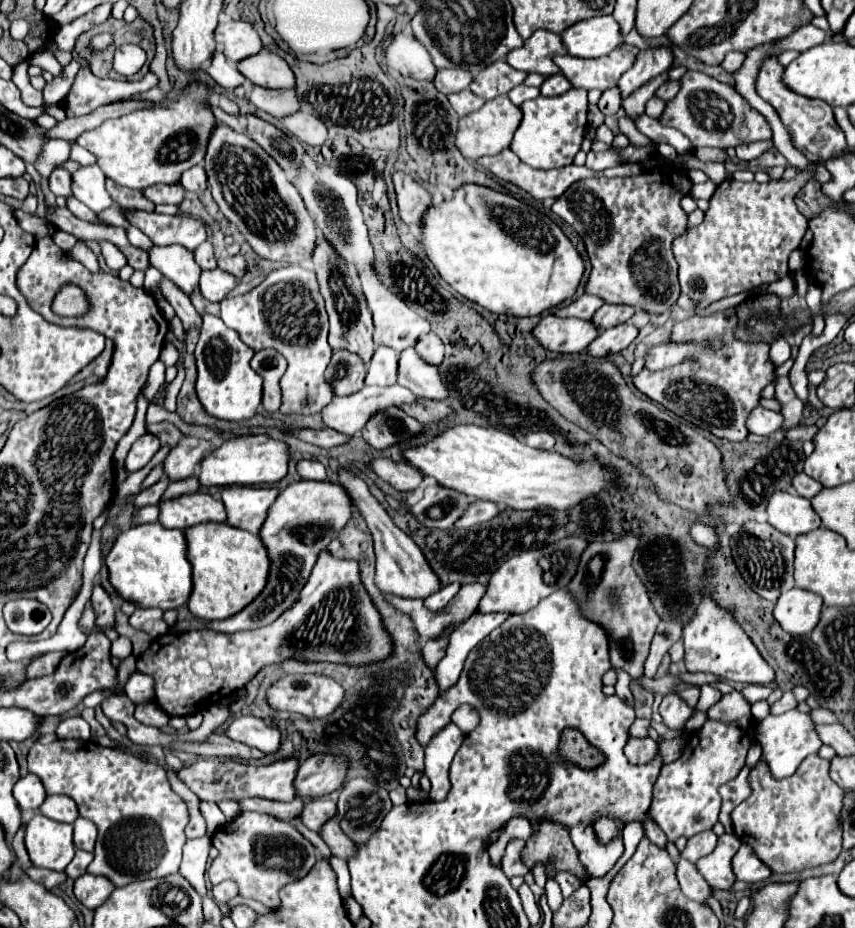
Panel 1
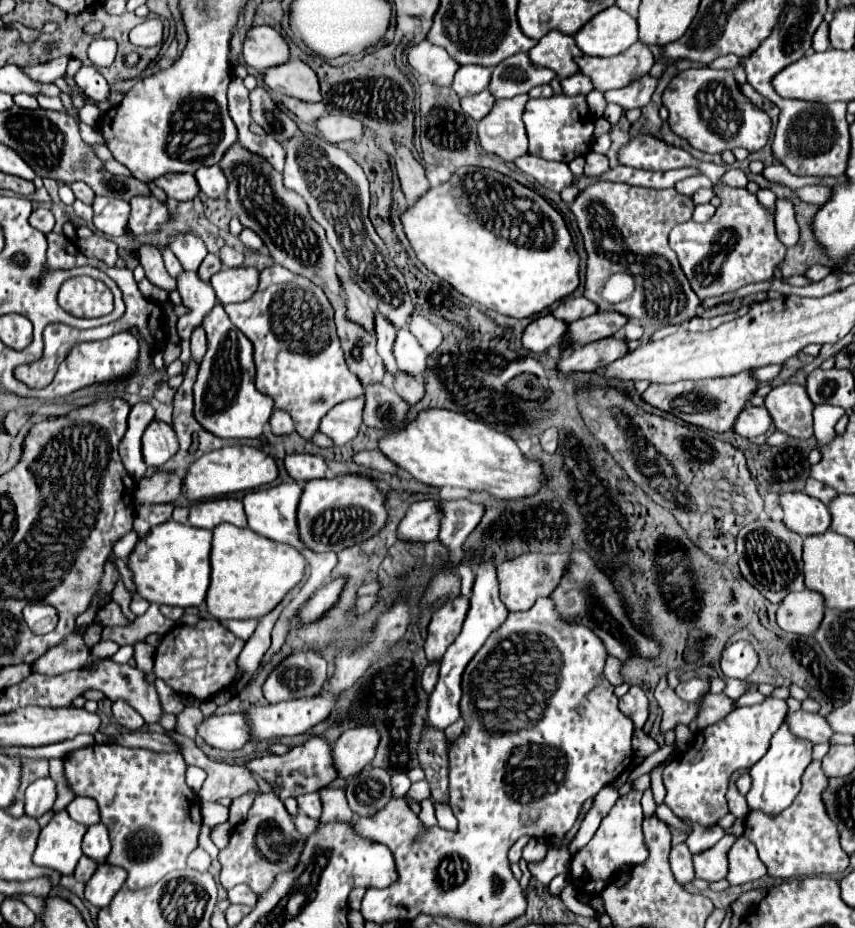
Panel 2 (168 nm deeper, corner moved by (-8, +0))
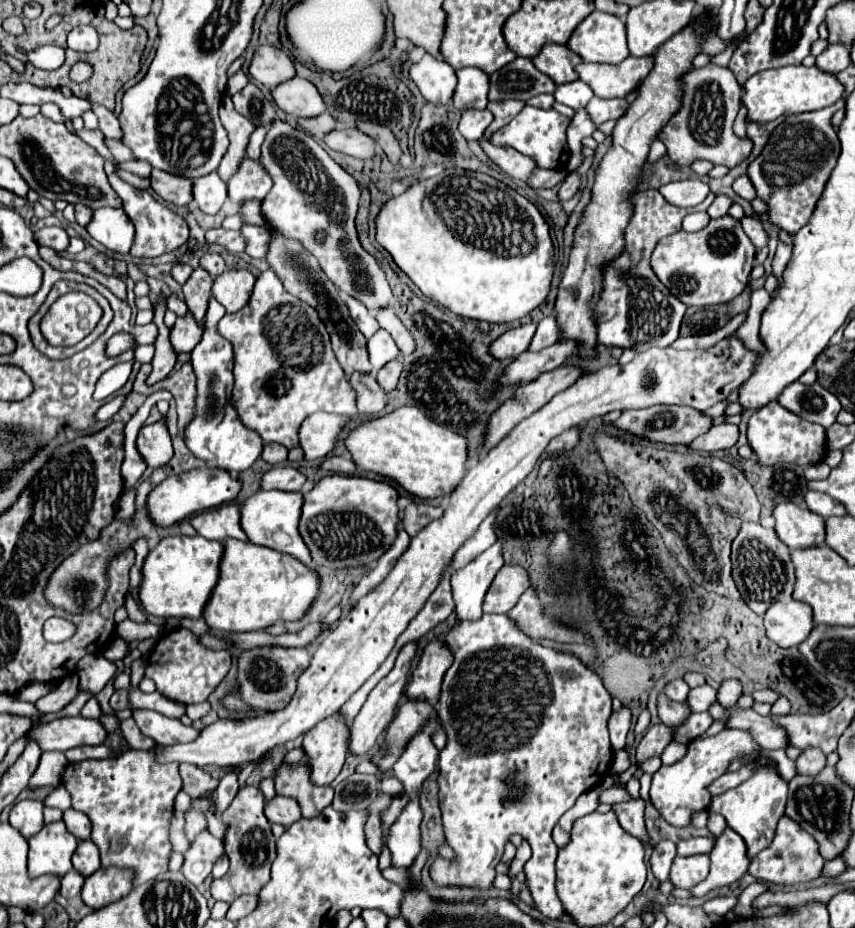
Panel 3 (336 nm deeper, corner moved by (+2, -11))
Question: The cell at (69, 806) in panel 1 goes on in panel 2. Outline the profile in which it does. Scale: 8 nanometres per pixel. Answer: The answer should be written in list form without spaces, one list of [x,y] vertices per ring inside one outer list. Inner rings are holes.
[[[77,796],[73,798],[67,808],[69,816],[75,820],[75,822],[81,822],[83,826],[91,826],[91,824],[97,824],[99,822],[99,810],[97,810],[97,802],[93,798],[85,798],[85,796]]]

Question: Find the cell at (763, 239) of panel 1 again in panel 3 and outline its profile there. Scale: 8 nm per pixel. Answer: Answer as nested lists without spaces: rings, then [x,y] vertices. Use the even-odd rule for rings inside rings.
[[[723,215],[721,219],[709,221],[707,227],[695,233],[679,231],[675,235],[669,235],[661,239],[651,255],[651,269],[655,269],[657,279],[685,305],[717,305],[717,303],[727,303],[735,299],[749,283],[749,273],[753,269],[753,257],[755,257],[755,247],[749,241],[749,237],[743,233],[741,223],[733,219],[731,215]]]

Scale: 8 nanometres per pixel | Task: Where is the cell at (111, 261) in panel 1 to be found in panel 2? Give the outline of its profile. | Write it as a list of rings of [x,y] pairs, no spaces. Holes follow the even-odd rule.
[[[95,196],[93,200],[93,224],[107,236],[123,236],[129,216],[129,204],[107,196]]]

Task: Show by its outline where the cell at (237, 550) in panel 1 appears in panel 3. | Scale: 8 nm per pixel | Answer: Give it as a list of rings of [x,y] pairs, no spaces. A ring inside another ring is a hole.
[[[227,539],[221,577],[203,619],[213,633],[247,633],[267,629],[277,621],[299,621],[315,603],[319,585],[319,573],[295,557],[249,541]]]

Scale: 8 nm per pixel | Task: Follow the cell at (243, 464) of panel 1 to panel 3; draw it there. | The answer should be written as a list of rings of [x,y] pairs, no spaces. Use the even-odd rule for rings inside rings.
[[[193,469],[181,475],[173,475],[167,477],[163,483],[159,483],[149,495],[147,495],[147,515],[149,519],[157,525],[157,527],[171,527],[183,519],[187,519],[189,515],[197,513],[197,511],[205,511],[211,507],[219,507],[223,503],[229,503],[237,497],[241,489],[241,483],[229,475],[227,471],[221,469]]]

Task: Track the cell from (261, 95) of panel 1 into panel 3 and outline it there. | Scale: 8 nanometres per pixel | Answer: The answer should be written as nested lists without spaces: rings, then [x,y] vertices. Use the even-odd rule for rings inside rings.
[[[323,113],[313,119],[299,119],[299,123],[315,139],[323,139],[323,135],[327,135],[329,131],[333,131],[337,127],[337,121],[329,113]]]

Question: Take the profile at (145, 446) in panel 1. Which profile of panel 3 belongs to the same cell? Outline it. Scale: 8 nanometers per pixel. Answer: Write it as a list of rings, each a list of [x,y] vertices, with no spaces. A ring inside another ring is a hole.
[[[165,423],[143,425],[137,437],[137,449],[149,467],[165,467],[173,457],[171,437]]]

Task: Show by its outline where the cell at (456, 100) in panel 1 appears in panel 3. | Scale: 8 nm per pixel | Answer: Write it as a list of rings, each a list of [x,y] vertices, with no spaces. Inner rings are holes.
[[[483,109],[483,111],[463,111],[461,121],[459,121],[459,131],[467,141],[479,141],[483,137],[483,133],[487,131],[487,127],[491,125],[491,111]]]

